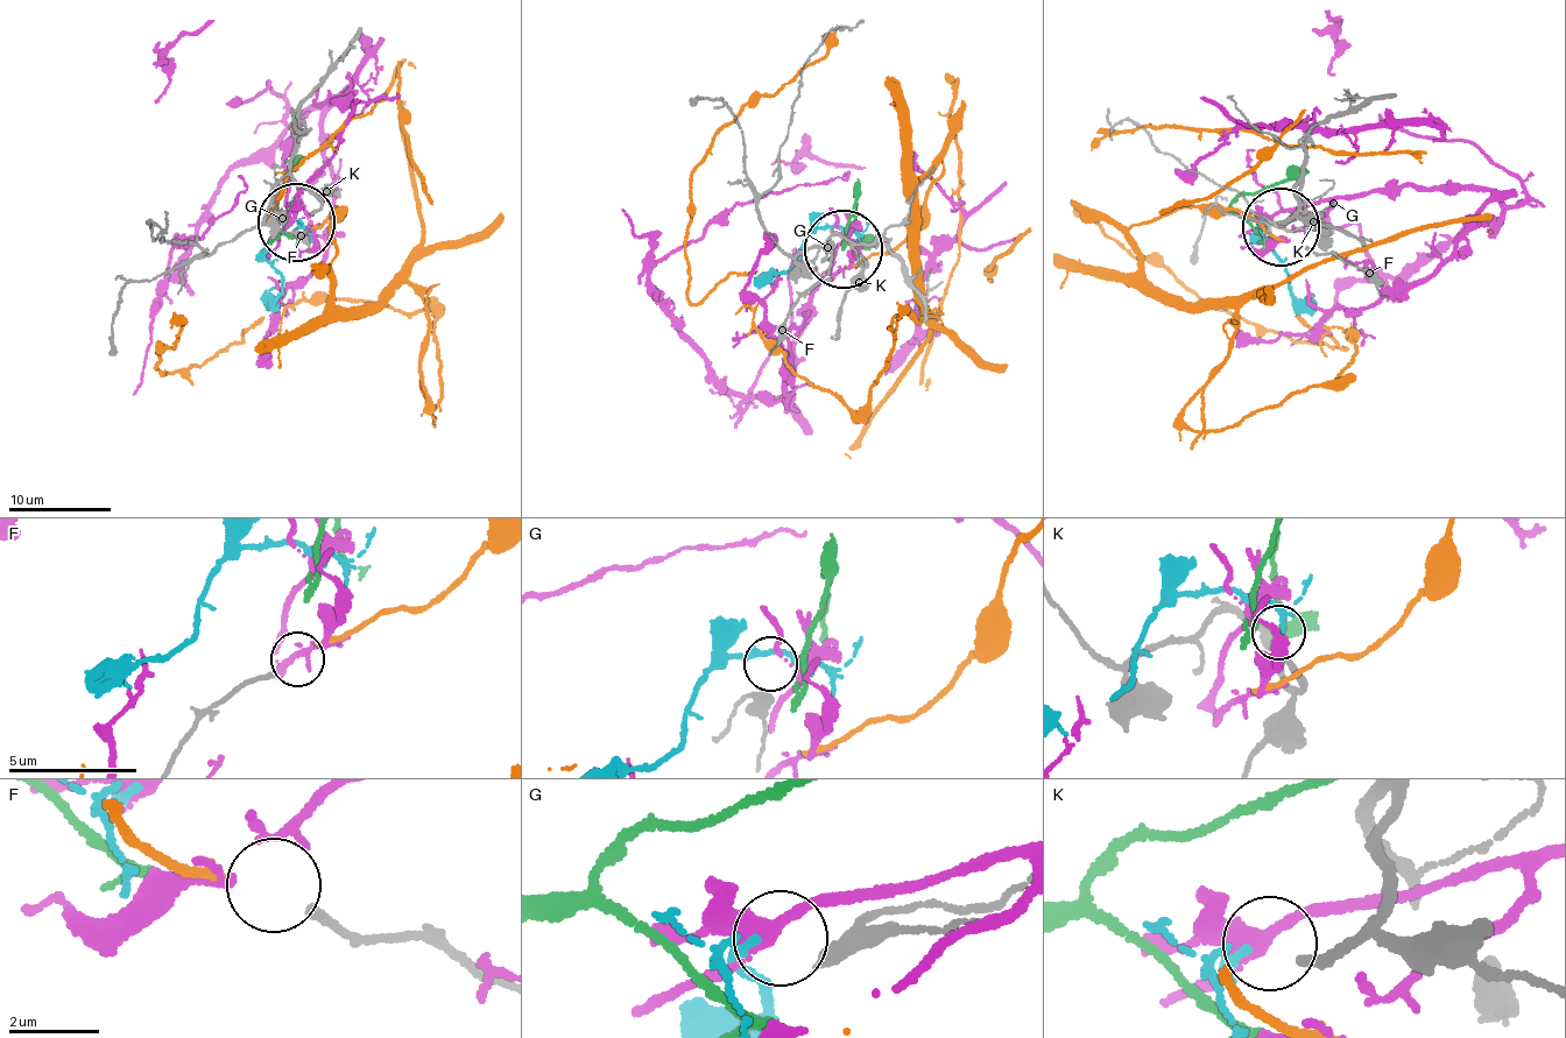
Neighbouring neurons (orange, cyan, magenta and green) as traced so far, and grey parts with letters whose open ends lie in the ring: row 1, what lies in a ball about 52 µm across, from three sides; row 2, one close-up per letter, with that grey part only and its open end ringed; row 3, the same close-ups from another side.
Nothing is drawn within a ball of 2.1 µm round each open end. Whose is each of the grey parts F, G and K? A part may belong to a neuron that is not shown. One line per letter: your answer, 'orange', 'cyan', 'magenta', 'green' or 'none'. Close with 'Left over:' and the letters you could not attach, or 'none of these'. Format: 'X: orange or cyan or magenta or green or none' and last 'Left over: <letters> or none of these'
F: orange
G: none
K: cyan
Left over: G

